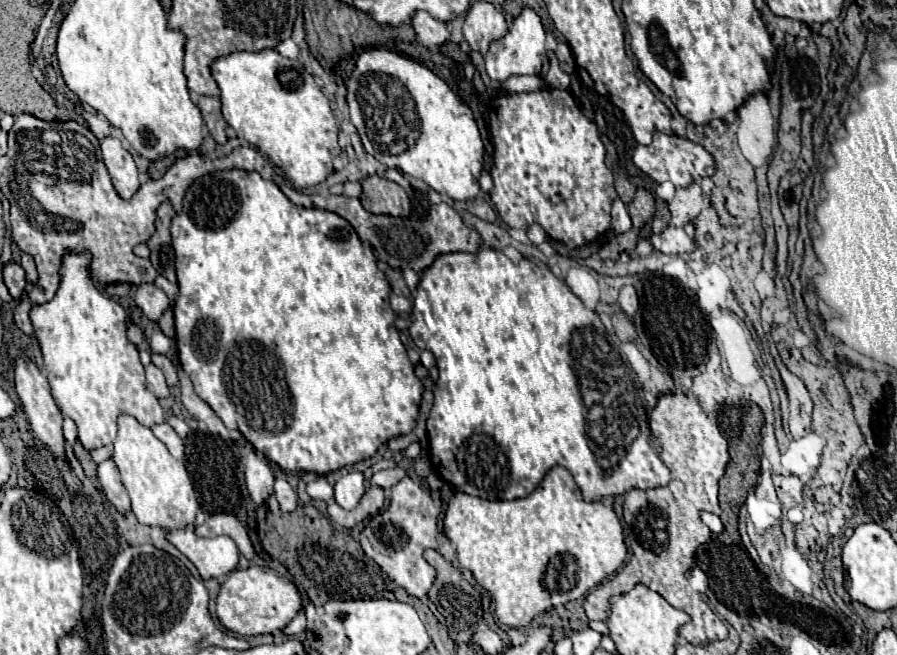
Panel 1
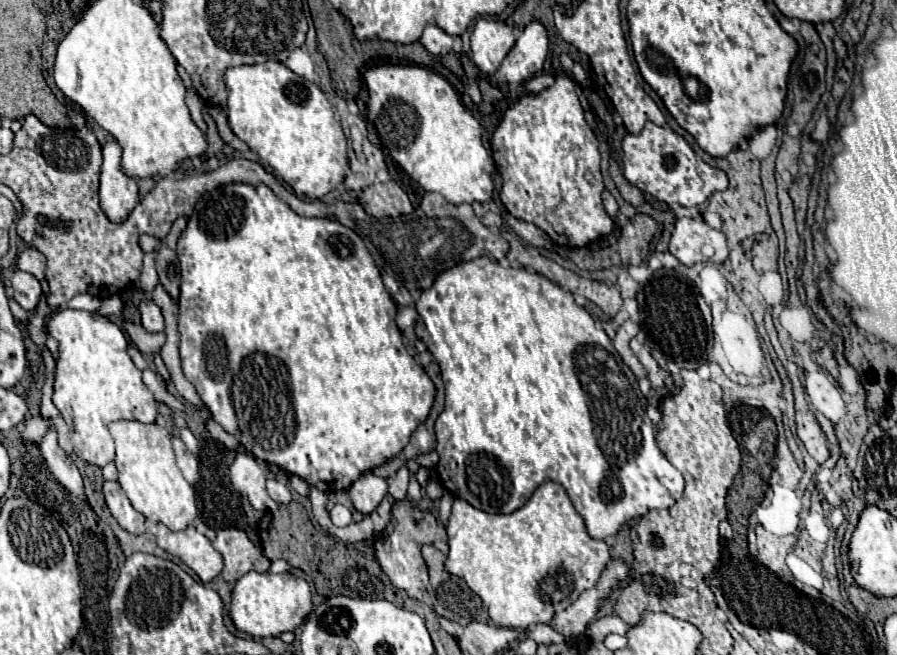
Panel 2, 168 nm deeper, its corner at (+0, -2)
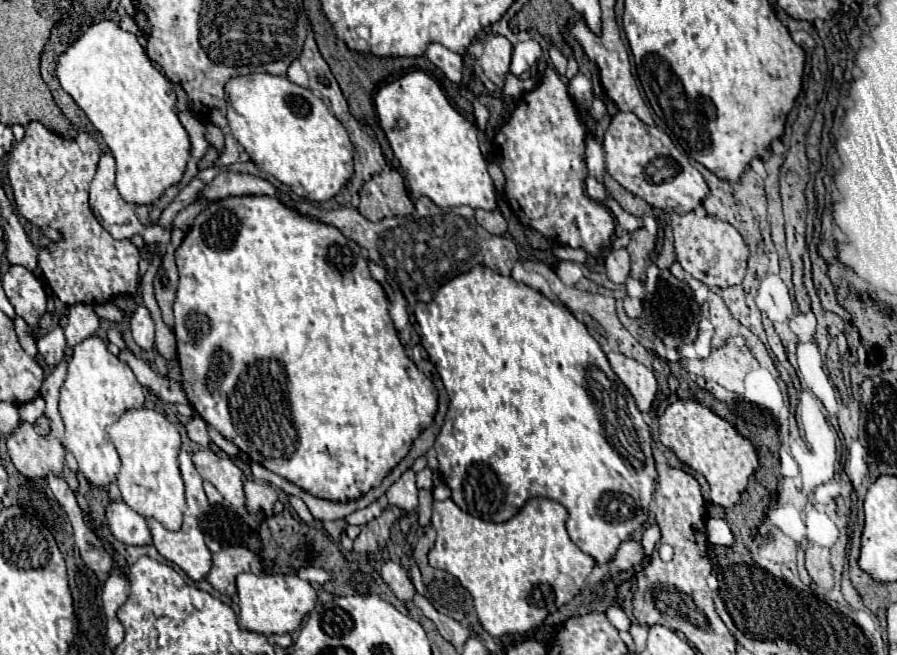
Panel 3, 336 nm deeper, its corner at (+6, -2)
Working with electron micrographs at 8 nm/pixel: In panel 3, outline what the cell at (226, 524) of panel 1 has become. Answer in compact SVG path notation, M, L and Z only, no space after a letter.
M226 547L212 555L212 569L208 573L208 583L222 595L236 595L236 575L240 573L262 575L262 563L256 553L246 547Z

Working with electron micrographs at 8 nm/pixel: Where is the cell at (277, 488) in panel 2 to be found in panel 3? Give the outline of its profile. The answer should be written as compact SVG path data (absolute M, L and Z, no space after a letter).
M246 479L244 481L244 495L246 495L246 509L250 513L256 511L264 511L266 515L273 514L274 501L278 499L276 491L262 481L254 481L254 479Z

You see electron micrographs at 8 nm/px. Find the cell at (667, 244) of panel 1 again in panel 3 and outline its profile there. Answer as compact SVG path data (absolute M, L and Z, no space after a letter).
M698 206L686 215L672 213L670 225L674 231L674 249L678 263L694 279L702 281L708 287L720 287L720 289L734 287L744 279L750 251L742 235L730 223L708 217L704 207Z

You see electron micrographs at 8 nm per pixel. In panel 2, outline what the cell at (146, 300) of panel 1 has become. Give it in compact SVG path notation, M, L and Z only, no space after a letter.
M144 299L140 301L140 315L142 315L142 325L146 331L162 331L164 329L164 317L162 317L162 309L152 301L152 299Z

